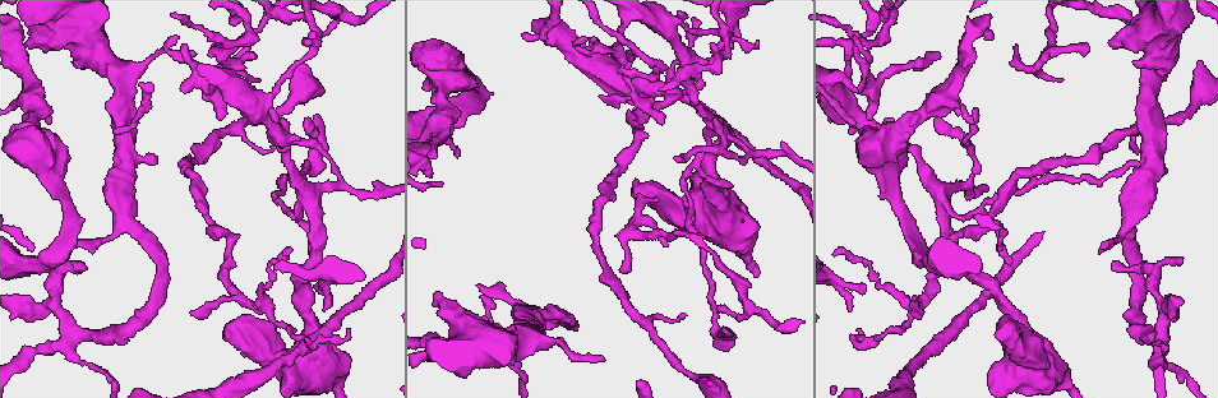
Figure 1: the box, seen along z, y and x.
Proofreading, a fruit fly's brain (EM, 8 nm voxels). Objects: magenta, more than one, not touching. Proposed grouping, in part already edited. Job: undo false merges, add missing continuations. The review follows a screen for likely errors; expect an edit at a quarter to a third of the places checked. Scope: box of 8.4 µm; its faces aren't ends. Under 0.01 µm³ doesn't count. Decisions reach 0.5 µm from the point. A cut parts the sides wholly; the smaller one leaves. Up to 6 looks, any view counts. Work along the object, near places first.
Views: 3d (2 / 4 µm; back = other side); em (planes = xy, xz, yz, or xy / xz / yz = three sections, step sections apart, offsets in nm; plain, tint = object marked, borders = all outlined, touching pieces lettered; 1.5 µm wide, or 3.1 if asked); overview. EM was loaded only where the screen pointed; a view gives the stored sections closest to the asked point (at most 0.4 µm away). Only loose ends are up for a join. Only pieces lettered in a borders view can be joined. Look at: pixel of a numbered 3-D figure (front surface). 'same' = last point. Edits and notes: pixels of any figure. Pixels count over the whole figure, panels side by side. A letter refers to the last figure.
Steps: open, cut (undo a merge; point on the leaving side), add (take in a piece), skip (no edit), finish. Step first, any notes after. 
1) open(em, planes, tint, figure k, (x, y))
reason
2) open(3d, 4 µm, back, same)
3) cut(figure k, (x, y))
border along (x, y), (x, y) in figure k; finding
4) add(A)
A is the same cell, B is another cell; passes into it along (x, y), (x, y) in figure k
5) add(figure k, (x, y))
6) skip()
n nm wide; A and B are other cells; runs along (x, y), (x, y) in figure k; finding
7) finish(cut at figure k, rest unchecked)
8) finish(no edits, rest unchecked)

open(em, yz, step 4, plain, figure 1, (313, 287))
branch stops here

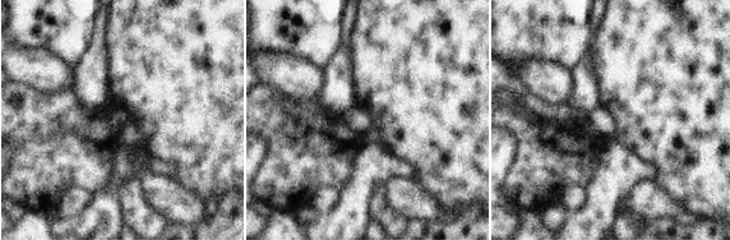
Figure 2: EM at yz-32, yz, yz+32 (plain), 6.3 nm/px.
open(em, yz, step 4, tint, same)

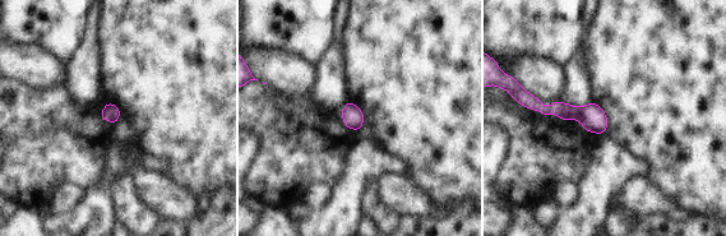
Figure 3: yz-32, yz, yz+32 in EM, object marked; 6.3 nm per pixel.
open(em, yz, step 4, borders, same)
see the neighbours

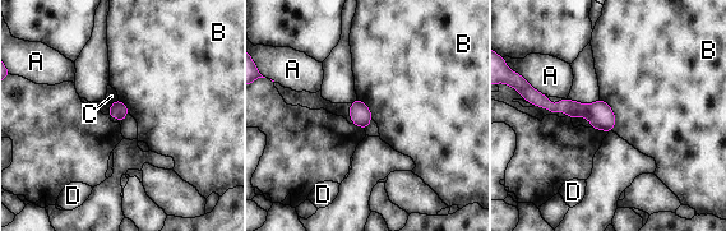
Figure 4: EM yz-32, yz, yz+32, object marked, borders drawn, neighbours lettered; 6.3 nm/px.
skip()
A, B, C and D are other cells; border along (600, 98), (614, 114), (613, 130) in figure 4; no lettered piece goes on from it

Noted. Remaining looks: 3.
open(em, xz, step 8, tint, figure 1, (968, 144))
sharp bend

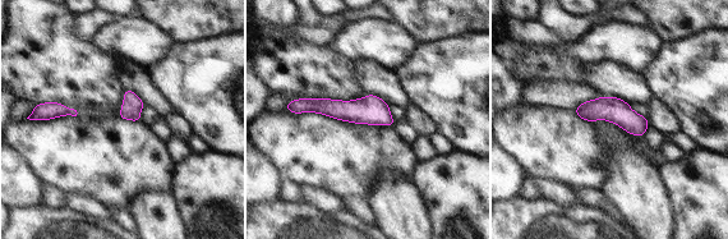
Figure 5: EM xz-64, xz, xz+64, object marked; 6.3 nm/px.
open(em, planes, borders, same)

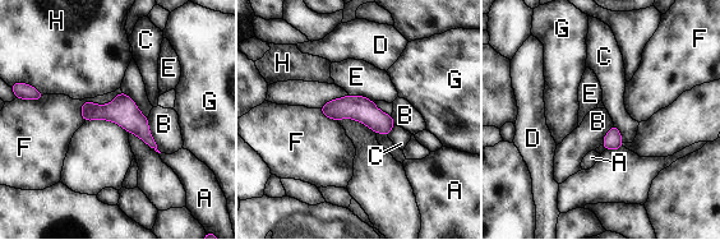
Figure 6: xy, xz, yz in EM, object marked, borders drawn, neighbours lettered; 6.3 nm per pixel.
skip()
A, B, C, D, E, F, G and H are other cells; border along (121, 91), (84, 101), (82, 119) in figure 6; all the same cell

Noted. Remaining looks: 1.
finish(no edits, rest unchecked)

